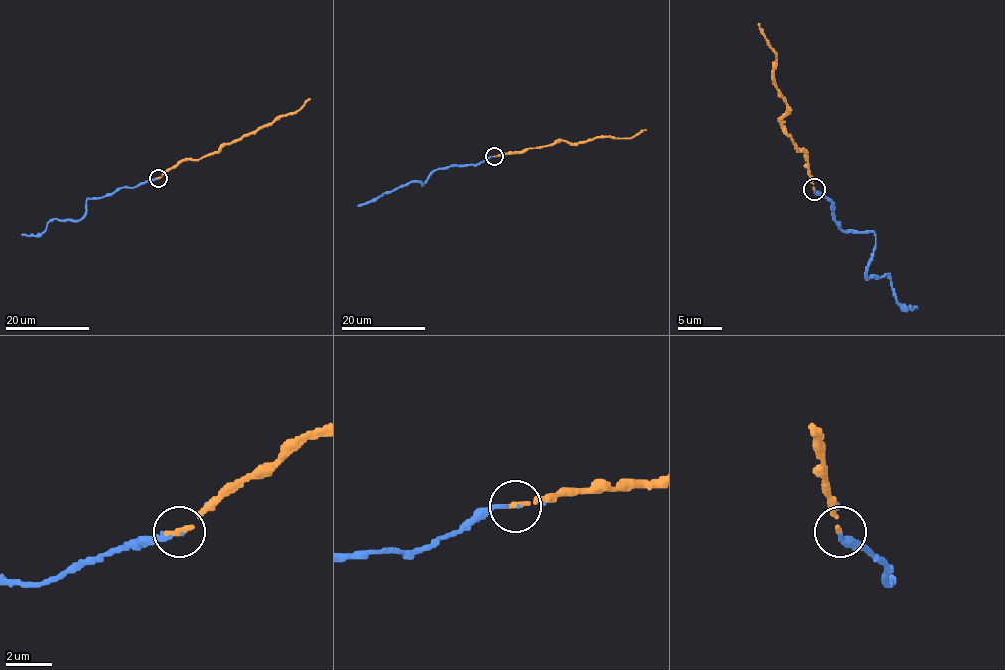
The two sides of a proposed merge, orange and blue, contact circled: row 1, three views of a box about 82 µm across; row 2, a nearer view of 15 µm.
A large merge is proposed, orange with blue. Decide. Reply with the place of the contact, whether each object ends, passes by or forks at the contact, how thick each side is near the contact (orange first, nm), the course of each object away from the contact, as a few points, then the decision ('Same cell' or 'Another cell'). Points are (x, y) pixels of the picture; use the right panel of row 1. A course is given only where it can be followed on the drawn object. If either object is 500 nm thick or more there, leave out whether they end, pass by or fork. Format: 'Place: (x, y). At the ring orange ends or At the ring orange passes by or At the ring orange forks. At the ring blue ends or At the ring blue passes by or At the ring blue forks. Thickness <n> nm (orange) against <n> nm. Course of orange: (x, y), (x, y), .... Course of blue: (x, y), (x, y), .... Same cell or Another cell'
Place: (814, 189). At the ring orange ends. At the ring blue passes by. Thickness 280 nm (orange) against 100 nm. Course of orange: (813, 189), (805, 152), (796, 150), (781, 122), (787, 111), (774, 84), (776, 54), (759, 23). Course of blue: (813, 189), (831, 203), (842, 229), (873, 231), (866, 277), (888, 275), (894, 299), (905, 310), (916, 305). Same cell

